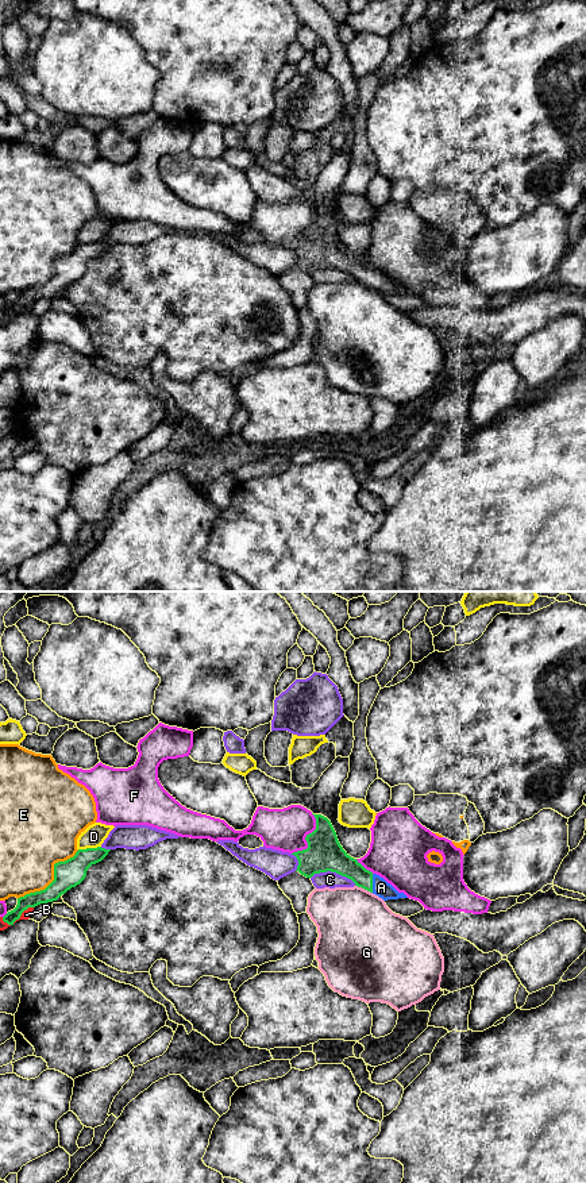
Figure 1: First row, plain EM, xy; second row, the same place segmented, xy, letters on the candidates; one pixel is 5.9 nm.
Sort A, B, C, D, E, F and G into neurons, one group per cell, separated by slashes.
A / B / C / D / E / F / G

